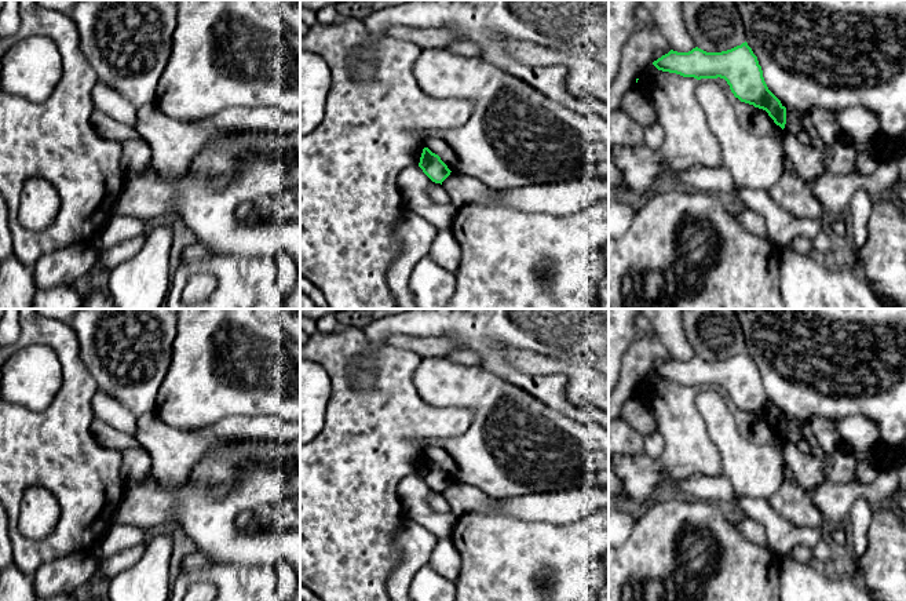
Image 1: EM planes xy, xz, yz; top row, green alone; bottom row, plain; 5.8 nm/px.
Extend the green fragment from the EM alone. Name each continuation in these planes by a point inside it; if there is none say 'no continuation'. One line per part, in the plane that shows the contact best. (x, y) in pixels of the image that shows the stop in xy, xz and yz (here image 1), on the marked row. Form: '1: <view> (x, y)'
no continuation

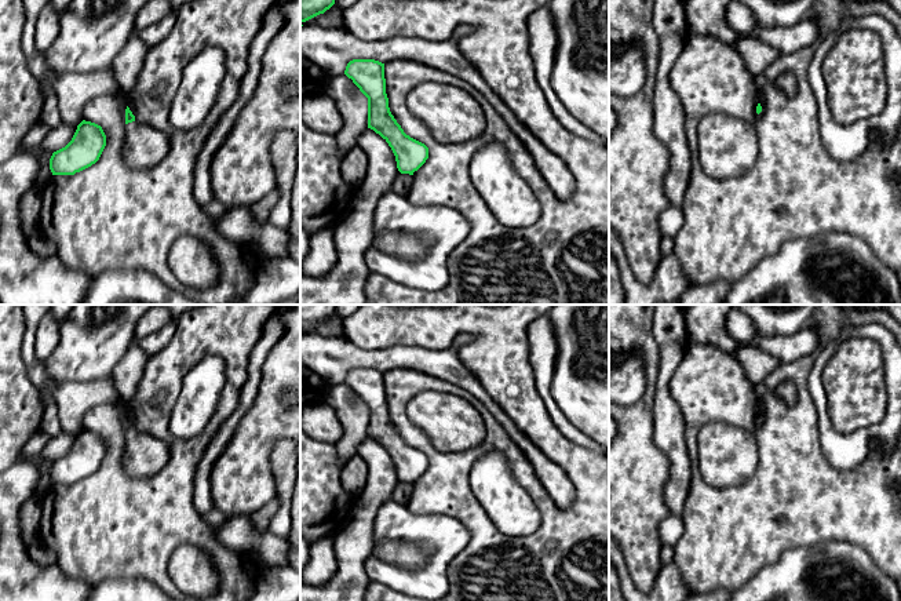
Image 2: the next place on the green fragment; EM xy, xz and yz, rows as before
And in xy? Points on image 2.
1: xy (143, 146)

